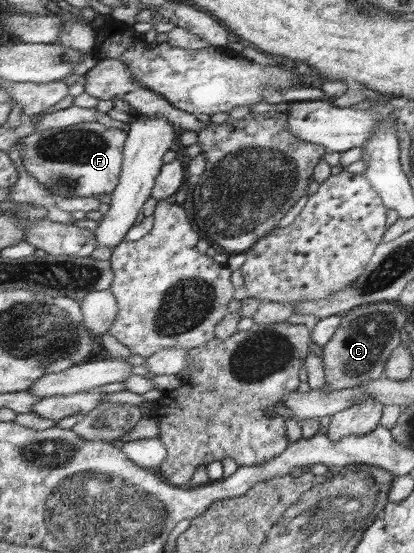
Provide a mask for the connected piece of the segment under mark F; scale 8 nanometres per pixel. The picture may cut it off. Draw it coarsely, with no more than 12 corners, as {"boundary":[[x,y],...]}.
{"boundary":[[99,122],[23,138],[58,198],[116,190],[128,133]]}

